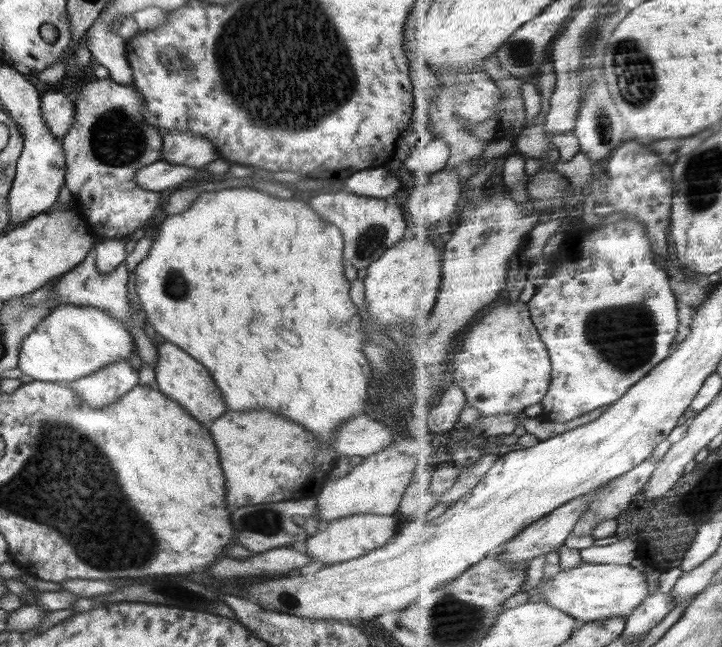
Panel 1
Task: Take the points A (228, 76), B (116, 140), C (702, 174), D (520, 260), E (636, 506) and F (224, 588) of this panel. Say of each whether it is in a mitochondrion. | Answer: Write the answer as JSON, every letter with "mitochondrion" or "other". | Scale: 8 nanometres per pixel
{"A":"mitochondrion","B":"mitochondrion","C":"mitochondrion","D":"other","E":"other","F":"other"}

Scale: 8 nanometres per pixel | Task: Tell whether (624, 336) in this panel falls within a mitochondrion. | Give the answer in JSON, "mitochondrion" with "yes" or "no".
{"mitochondrion":"yes"}

